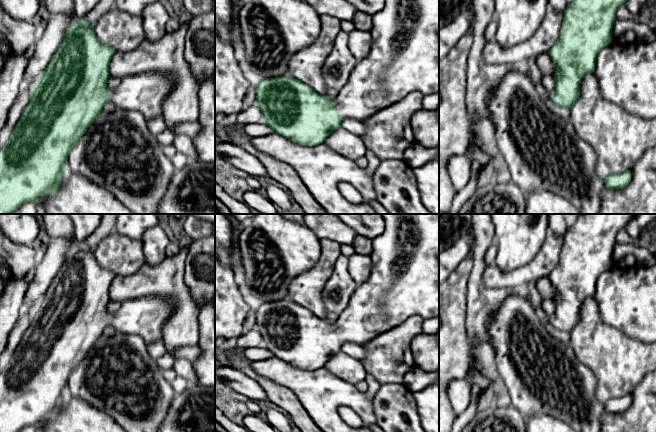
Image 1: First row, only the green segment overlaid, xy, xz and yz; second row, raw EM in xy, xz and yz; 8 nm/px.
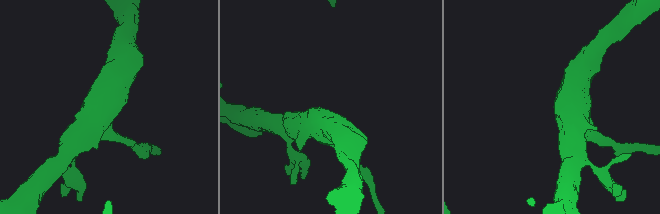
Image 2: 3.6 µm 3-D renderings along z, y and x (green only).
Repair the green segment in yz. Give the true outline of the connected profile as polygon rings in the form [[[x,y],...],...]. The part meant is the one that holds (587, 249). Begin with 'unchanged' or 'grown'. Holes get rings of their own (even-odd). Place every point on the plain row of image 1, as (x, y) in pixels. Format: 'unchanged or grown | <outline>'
grown | [[[582,214],[577,217],[575,223],[564,234],[564,242],[559,257],[559,263],[549,274],[548,278],[556,290],[553,299],[555,312],[548,316],[550,324],[560,332],[570,333],[580,319],[580,307],[588,298],[595,295],[595,287],[598,277],[612,267],[612,253],[616,244],[618,231],[625,228],[629,220],[635,214]]]

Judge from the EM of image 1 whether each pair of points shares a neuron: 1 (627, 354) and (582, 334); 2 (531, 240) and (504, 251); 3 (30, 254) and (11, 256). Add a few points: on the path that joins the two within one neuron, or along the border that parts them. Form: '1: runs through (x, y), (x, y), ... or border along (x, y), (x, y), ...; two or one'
1: runs through (616, 354), (610, 354), (593, 341); one
2: runs through (524, 240), (511, 251); one
3: runs through (25, 256), (16, 256); one

